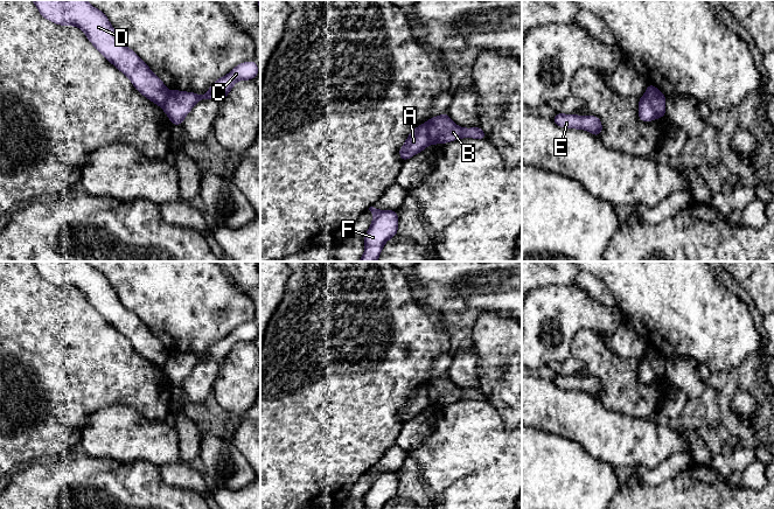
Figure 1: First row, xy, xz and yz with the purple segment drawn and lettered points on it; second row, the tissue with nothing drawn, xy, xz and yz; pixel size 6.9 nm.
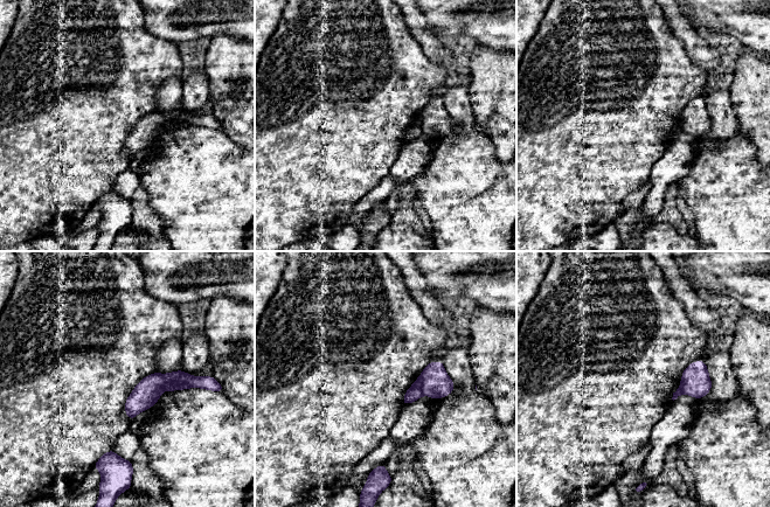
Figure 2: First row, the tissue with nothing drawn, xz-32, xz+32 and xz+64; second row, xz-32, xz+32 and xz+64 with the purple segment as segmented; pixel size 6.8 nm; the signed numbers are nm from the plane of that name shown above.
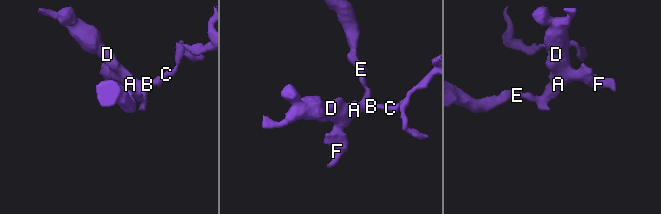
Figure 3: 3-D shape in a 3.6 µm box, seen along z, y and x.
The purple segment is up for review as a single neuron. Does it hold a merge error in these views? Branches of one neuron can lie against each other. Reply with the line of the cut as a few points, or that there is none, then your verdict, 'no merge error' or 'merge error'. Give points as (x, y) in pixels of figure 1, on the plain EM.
cut xz (426, 383), (431, 404); merge error

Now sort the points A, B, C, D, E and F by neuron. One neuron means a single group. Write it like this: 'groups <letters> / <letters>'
groups A D F / B C E

